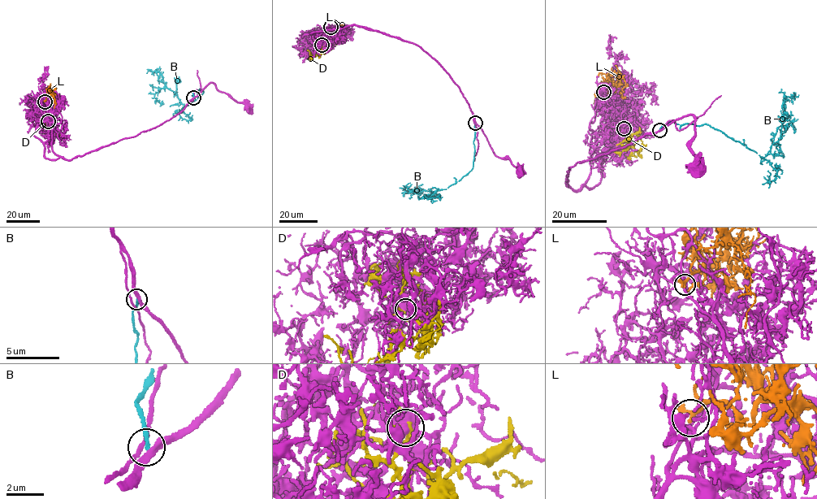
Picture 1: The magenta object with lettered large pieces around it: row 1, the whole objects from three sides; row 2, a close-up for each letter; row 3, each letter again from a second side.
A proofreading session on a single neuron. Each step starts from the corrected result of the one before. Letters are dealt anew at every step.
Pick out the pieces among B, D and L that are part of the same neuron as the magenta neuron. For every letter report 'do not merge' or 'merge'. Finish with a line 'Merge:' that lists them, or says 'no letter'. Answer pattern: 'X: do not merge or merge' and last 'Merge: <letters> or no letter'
B: do not merge
D: do not merge
L: merge
Merge: L

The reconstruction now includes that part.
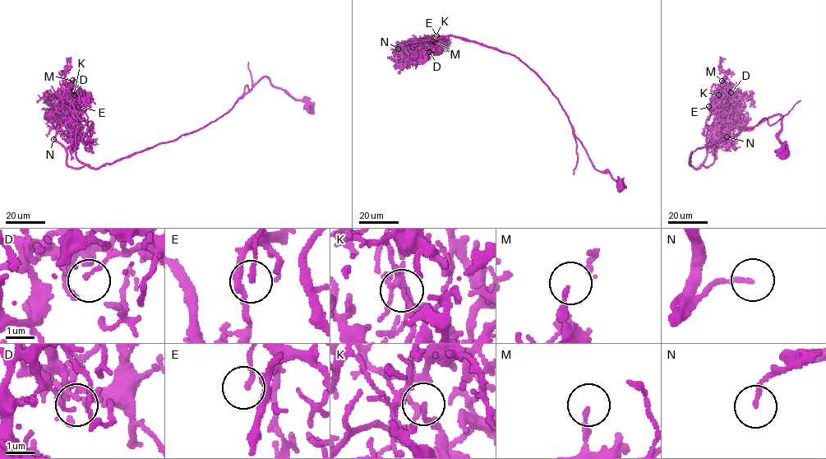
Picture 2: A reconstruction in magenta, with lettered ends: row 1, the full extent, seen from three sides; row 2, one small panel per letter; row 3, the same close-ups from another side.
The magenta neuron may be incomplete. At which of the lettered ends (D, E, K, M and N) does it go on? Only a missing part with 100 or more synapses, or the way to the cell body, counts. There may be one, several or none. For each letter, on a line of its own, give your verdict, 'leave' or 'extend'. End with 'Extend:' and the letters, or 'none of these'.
D: leave
E: leave
K: leave
M: leave
N: extend
Extend: N

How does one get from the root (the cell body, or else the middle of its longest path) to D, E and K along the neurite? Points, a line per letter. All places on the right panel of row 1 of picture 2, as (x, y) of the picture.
D: (782, 151), (778, 114), (697, 148), (689, 164), (703, 164), (707, 128), (720, 120), (717, 103), (731, 92)
E: (782, 151), (778, 114), (697, 148), (689, 164), (699, 168), (706, 156), (708, 106)
K: (782, 151), (778, 114), (697, 148), (689, 164), (697, 169), (703, 163), (707, 128), (720, 120), (718, 95)

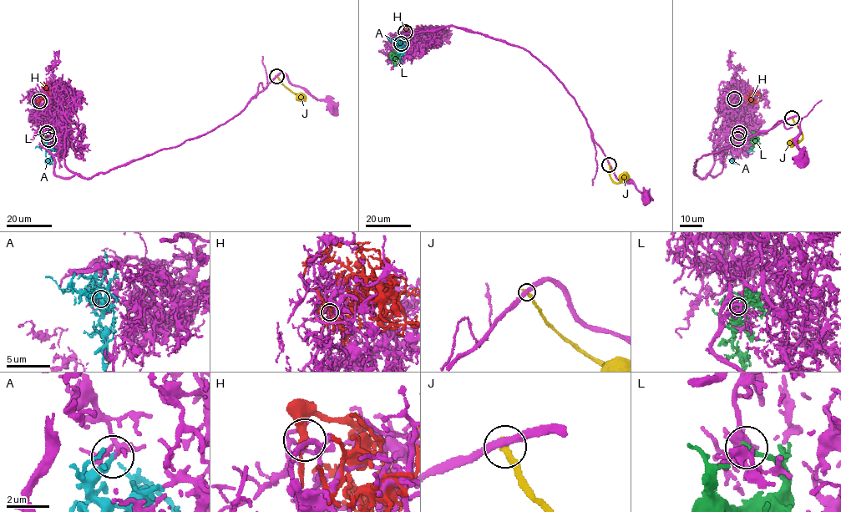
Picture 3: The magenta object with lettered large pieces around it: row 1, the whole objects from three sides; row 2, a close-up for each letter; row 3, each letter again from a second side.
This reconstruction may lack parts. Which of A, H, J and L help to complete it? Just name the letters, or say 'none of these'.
A, L

